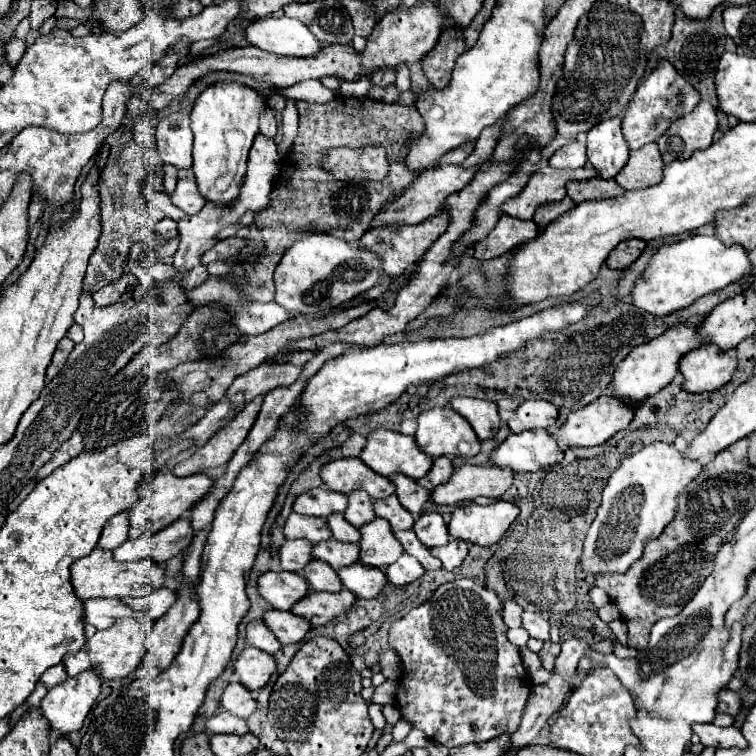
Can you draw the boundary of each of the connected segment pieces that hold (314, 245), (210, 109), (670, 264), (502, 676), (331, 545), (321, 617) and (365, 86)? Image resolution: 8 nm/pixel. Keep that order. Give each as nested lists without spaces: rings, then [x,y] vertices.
[[[312,233],[296,241],[278,263],[274,273],[274,301],[286,311],[318,315],[320,311],[330,311],[374,287],[380,271],[382,263],[374,253],[336,239],[328,233]]]
[[[212,85],[200,93],[200,97],[194,103],[194,109],[190,113],[190,127],[194,133],[194,163],[192,171],[196,177],[196,185],[200,189],[200,195],[206,197],[206,201],[212,201],[214,205],[226,205],[228,201],[236,201],[236,193],[240,193],[240,181],[244,181],[246,173],[246,161],[248,151],[252,147],[252,141],[258,133],[258,115],[264,111],[266,99],[260,97],[254,89],[242,87],[242,85]]]
[[[688,237],[672,245],[662,245],[652,255],[644,275],[640,275],[634,283],[632,305],[646,313],[664,317],[692,305],[702,295],[728,287],[730,283],[742,279],[750,269],[752,265],[742,245],[726,247],[716,237]]]
[[[456,579],[452,583],[444,583],[440,585],[432,599],[426,601],[424,605],[412,609],[410,613],[406,613],[402,619],[394,621],[392,627],[390,627],[390,647],[398,653],[398,657],[402,659],[402,679],[398,683],[398,693],[396,693],[396,701],[398,701],[398,707],[400,707],[400,713],[404,719],[408,719],[412,723],[412,727],[416,729],[422,729],[426,735],[430,735],[428,739],[432,743],[440,743],[444,747],[460,747],[464,743],[480,743],[480,741],[490,741],[490,739],[496,739],[504,733],[514,733],[518,723],[520,723],[520,717],[522,717],[522,711],[524,711],[524,705],[528,701],[528,695],[530,695],[530,689],[532,689],[532,681],[526,673],[526,669],[522,667],[522,659],[520,659],[520,651],[518,647],[514,647],[508,639],[506,639],[506,631],[508,627],[504,625],[502,621],[502,601],[498,599],[498,595],[482,585],[476,585],[474,581],[470,579]]]
[[[336,539],[322,541],[314,545],[314,557],[326,561],[332,569],[342,569],[346,565],[352,565],[360,557],[360,547],[356,543],[342,543]]]
[[[342,589],[340,593],[312,591],[292,607],[292,613],[308,619],[314,627],[320,627],[320,625],[328,625],[338,615],[346,613],[354,605],[354,601],[356,595],[352,595],[348,589]]]
[[[362,77],[357,81],[344,81],[339,89],[339,93],[344,97],[363,97],[371,87],[370,77]]]

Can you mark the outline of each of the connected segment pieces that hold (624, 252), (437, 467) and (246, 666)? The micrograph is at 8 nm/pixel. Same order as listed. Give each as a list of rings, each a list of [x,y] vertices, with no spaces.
[[[628,239],[622,241],[606,259],[606,267],[610,269],[628,269],[638,257],[640,253],[646,249],[646,243],[642,239]]]
[[[438,457],[438,459],[434,459],[434,465],[428,471],[428,475],[418,479],[418,485],[426,487],[426,489],[434,489],[434,487],[446,483],[452,477],[452,473],[454,473],[454,467],[452,467],[450,459],[448,457]]]
[[[246,647],[234,663],[234,679],[250,691],[262,689],[276,673],[276,659],[256,647]]]

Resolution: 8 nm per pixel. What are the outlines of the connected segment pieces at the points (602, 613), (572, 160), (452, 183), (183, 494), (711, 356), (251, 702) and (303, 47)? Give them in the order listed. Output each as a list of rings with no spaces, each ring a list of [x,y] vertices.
[[[608,603],[608,605],[604,605],[604,607],[600,607],[600,609],[598,609],[598,617],[600,617],[604,623],[612,623],[612,621],[620,619],[620,613],[618,613],[616,605]]]
[[[570,141],[564,147],[560,147],[552,157],[550,157],[550,167],[554,169],[578,169],[586,165],[586,145],[578,141]]]
[[[442,165],[442,167],[436,167],[436,169],[430,169],[430,171],[420,173],[416,177],[416,181],[412,181],[402,191],[400,197],[396,197],[388,205],[384,205],[384,209],[380,209],[380,213],[372,219],[372,225],[370,227],[374,229],[374,227],[380,227],[380,225],[398,225],[398,223],[412,225],[412,223],[426,221],[428,217],[432,217],[432,215],[436,215],[440,211],[440,205],[442,205],[442,201],[448,195],[462,191],[472,181],[472,177],[476,175],[476,171],[478,171],[478,167],[464,169],[462,165]]]
[[[170,471],[156,473],[154,481],[148,487],[140,485],[140,489],[138,489],[140,497],[130,507],[130,533],[128,533],[128,537],[136,539],[142,533],[154,533],[154,531],[160,531],[160,529],[168,527],[180,515],[190,511],[192,505],[196,505],[202,497],[206,497],[206,493],[210,489],[212,489],[212,479],[206,473],[196,473],[196,475],[182,477],[182,479],[174,477]]]
[[[710,343],[690,351],[680,361],[680,371],[684,375],[684,389],[690,393],[714,391],[726,385],[738,369],[738,361],[732,353],[720,351],[718,345]]]
[[[230,683],[220,699],[222,707],[230,713],[234,713],[236,717],[248,719],[254,711],[256,711],[256,697],[254,693],[248,693],[248,689],[244,689],[240,683]]]
[[[262,17],[250,23],[244,37],[254,47],[288,57],[308,57],[320,51],[320,41],[304,29],[304,23],[290,17]]]

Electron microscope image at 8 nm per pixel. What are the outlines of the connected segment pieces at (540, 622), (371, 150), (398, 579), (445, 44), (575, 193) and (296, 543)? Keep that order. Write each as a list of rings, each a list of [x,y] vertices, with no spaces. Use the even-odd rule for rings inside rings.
[[[524,611],[524,615],[522,615],[522,627],[530,633],[530,637],[536,637],[536,639],[542,639],[542,641],[550,639],[550,625],[538,613]]]
[[[368,145],[364,149],[326,149],[322,153],[320,167],[330,171],[338,181],[366,179],[380,183],[388,175],[386,149],[380,145]]]
[[[404,553],[396,563],[392,563],[388,569],[386,569],[386,577],[392,585],[396,587],[404,587],[412,581],[416,581],[418,577],[422,577],[426,571],[424,567],[408,553]]]
[[[450,25],[442,31],[436,47],[422,59],[426,79],[434,89],[444,89],[450,83],[450,75],[456,59],[464,53],[464,31]],[[438,71],[442,75],[438,75]]]
[[[586,179],[586,181],[570,181],[566,185],[566,193],[572,201],[582,203],[590,199],[612,199],[616,195],[622,195],[624,189],[614,179]]]
[[[294,539],[294,541],[286,541],[280,547],[280,565],[286,571],[302,573],[304,565],[308,565],[310,559],[314,559],[312,557],[312,543],[310,541]]]

